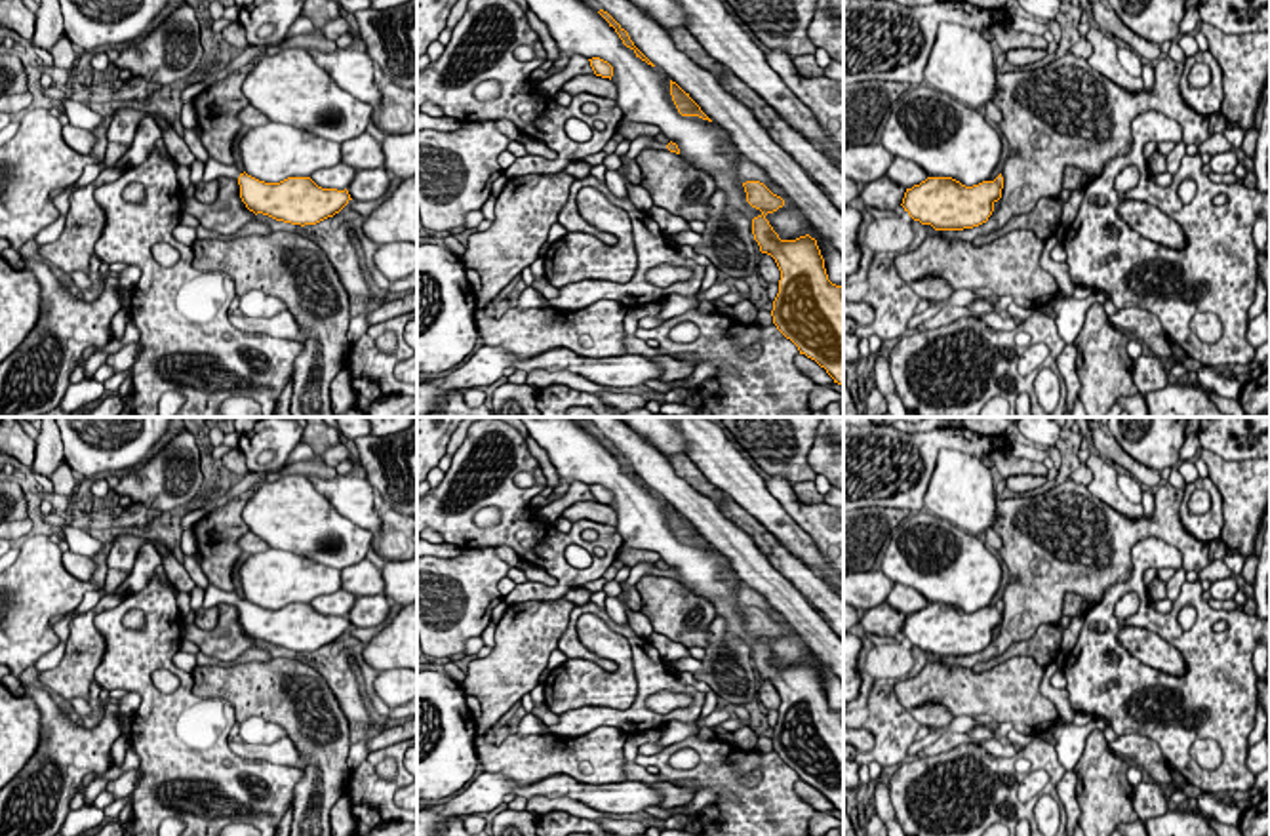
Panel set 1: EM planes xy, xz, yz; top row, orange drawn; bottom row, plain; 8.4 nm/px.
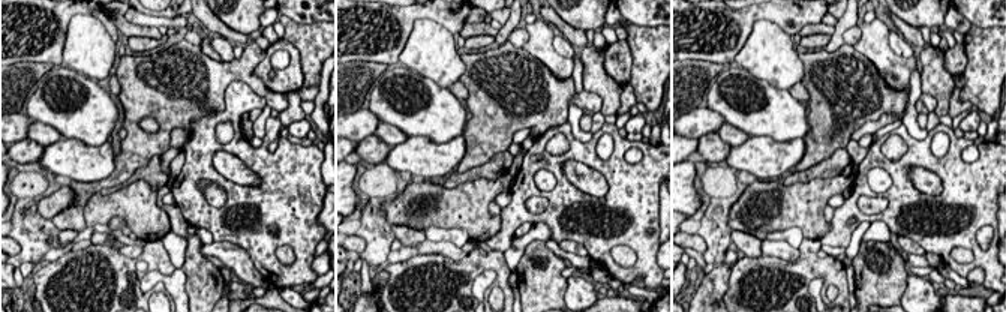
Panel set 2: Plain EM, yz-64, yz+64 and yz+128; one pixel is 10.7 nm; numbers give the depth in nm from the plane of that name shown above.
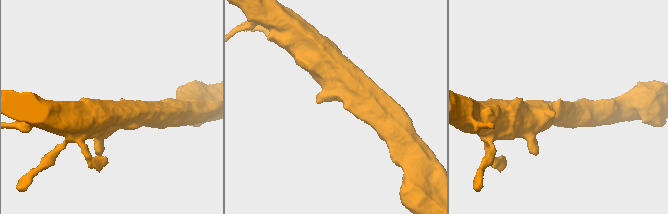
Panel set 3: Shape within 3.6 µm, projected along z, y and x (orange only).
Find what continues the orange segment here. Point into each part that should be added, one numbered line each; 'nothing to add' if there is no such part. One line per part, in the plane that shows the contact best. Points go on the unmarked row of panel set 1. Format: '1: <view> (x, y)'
1: xy (212, 595)

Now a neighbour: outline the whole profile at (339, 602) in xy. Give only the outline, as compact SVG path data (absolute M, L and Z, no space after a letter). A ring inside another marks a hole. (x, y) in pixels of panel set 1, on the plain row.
M337 590L331 594L318 596L310 606L322 615L345 617L352 609L356 596L347 590Z

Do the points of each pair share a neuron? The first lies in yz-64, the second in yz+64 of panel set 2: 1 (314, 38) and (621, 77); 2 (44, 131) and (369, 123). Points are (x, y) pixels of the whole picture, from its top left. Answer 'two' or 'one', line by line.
1: two
2: two

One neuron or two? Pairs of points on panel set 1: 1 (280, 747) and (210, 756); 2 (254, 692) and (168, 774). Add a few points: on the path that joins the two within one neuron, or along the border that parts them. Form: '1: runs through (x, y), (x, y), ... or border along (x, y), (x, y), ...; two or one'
1: border along (227, 739), (227, 745), (244, 758), (278, 764); two
2: border along (193, 692), (223, 697), (237, 720); two

